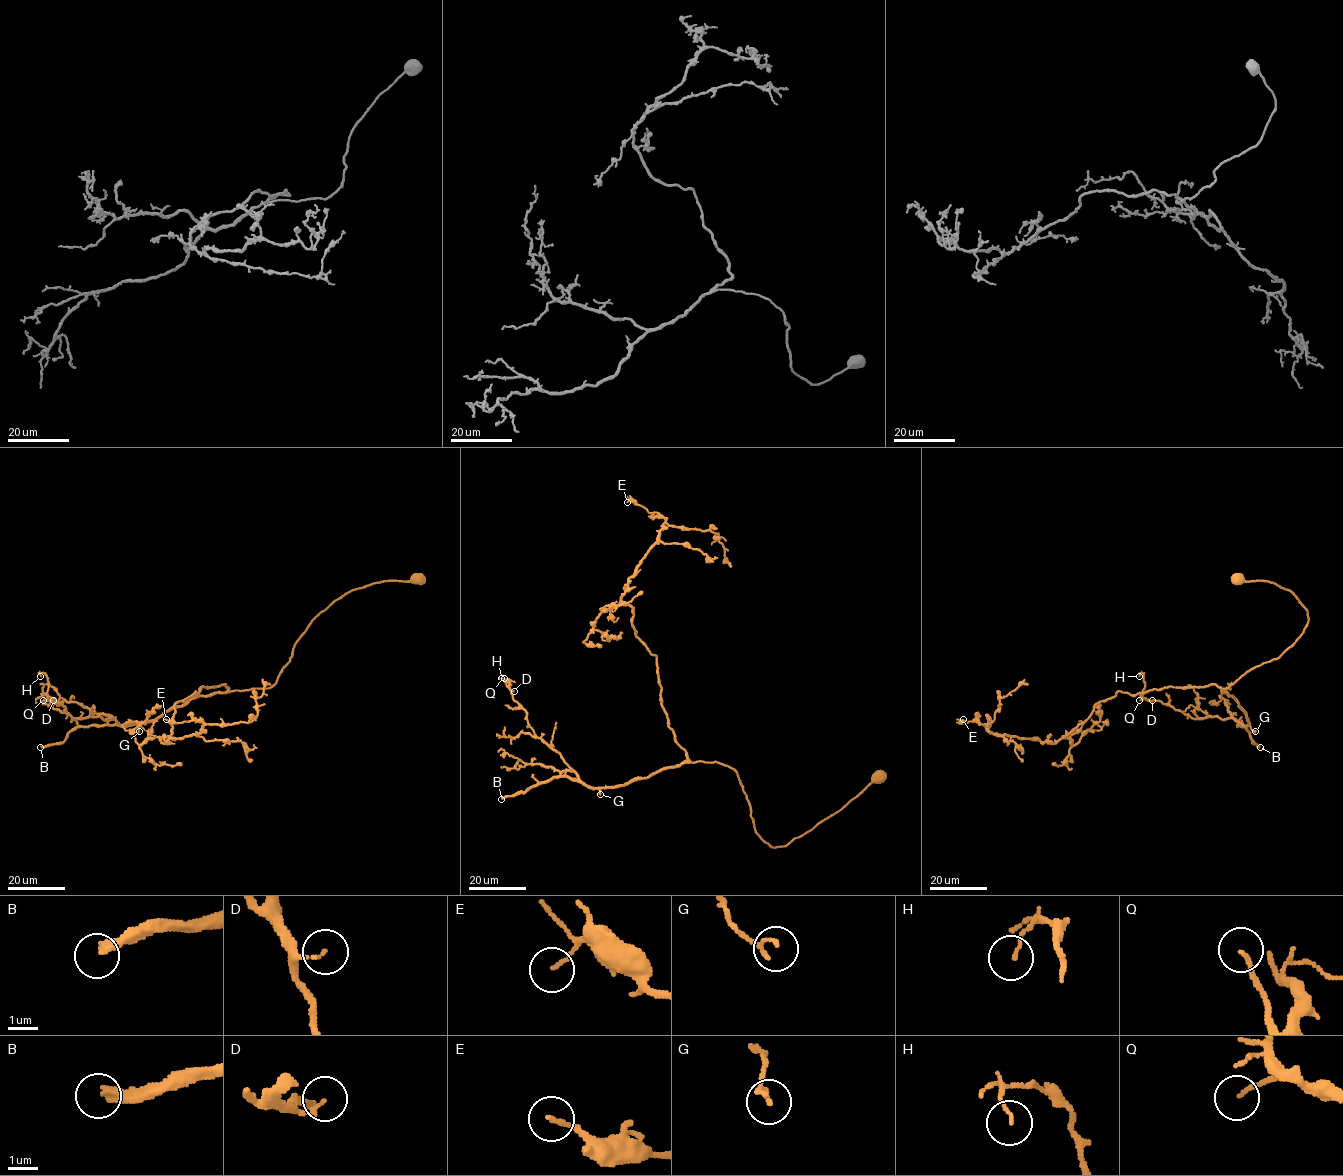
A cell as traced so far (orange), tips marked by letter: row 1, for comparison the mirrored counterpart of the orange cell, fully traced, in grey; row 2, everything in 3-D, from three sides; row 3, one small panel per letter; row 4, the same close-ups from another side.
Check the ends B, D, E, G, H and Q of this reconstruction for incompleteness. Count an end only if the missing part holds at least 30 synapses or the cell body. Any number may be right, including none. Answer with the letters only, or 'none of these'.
B

